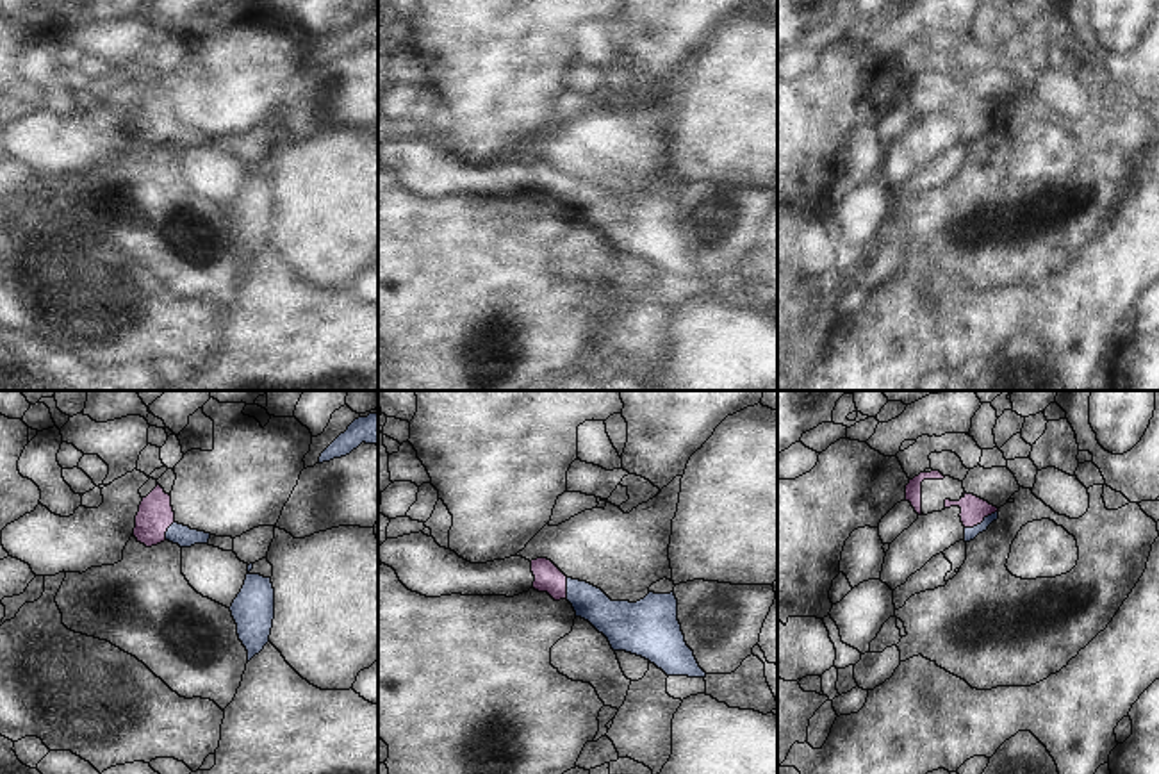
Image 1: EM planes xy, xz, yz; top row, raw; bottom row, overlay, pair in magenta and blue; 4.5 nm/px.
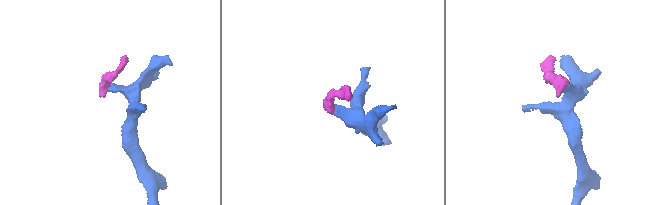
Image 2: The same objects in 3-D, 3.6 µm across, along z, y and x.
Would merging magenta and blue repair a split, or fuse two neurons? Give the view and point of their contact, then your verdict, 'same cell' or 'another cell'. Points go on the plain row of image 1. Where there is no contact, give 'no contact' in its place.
meets magenta in yz at (981, 122); same cell

